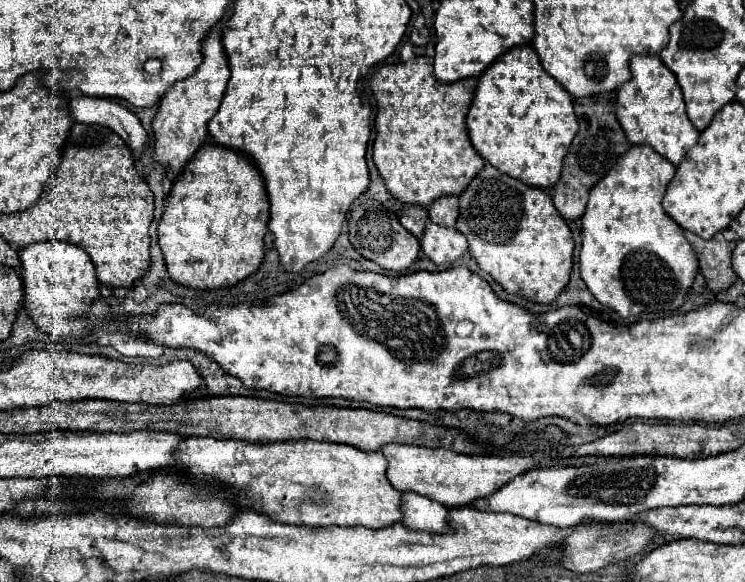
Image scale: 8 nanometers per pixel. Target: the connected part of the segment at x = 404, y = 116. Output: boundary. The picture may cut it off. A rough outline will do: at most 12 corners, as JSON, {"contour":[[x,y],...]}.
{"contour":[[383,66],[373,160],[429,208],[485,166],[467,134],[477,78]]}

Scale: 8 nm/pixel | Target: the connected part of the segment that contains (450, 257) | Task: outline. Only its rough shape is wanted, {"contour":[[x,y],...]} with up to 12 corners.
{"contour":[[429,222],[419,238],[435,262],[455,262],[467,252],[467,238]]}

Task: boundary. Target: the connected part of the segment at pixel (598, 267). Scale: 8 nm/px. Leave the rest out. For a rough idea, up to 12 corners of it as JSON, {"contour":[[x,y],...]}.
{"contour":[[631,146],[589,194],[581,278],[621,318],[699,270],[661,206],[675,166]]}

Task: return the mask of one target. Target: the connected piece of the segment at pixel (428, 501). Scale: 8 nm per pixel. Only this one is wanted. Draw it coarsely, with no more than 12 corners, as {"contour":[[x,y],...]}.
{"contour":[[403,494],[403,524],[447,530],[447,508],[421,494]]}

